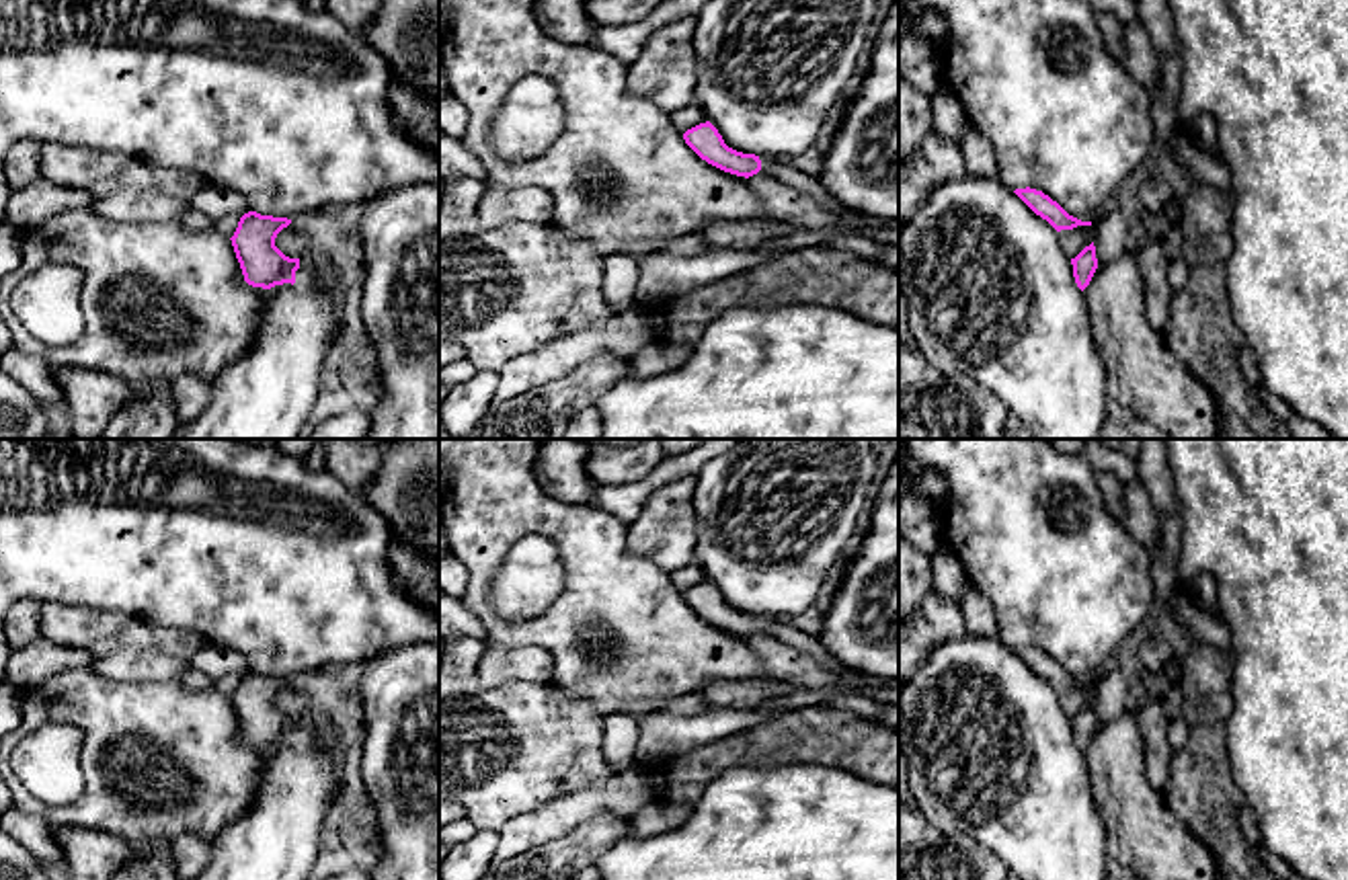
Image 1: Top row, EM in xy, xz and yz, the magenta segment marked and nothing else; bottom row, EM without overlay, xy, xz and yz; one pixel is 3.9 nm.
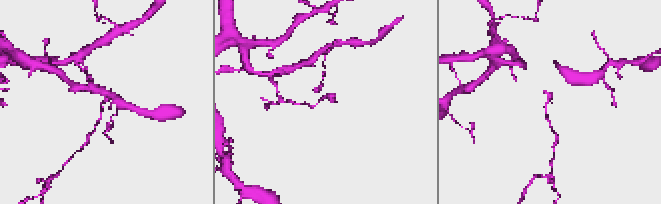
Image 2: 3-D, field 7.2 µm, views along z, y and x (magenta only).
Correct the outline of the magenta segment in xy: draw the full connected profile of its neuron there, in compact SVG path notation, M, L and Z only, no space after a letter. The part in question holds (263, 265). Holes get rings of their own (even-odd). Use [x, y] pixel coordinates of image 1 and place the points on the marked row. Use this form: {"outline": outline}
{"outline": "M256 211L240 217L230 240L248 285L263 289L283 283L300 289L310 287L314 265L308 258L289 258L275 246L277 234L289 224L291 219L287 217L261 215Z"}

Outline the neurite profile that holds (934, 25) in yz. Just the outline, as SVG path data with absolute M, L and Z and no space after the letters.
M911 6L911 14L919 21L919 25L925 29L929 39L942 47L946 41L946 21L938 12L925 12Z

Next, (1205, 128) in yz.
M1200 113L1192 123L1190 129L1196 137L1200 150L1208 154L1219 154L1219 133L1217 121L1211 113Z

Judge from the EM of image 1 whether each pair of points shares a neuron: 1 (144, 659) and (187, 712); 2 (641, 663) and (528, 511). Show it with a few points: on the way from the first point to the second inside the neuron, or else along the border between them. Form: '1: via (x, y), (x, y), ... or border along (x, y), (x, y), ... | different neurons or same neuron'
1: border along (111, 680), (175, 682) | different neurons
2: via (618, 622), (618, 610), (602, 573), (569, 540) | same neuron

